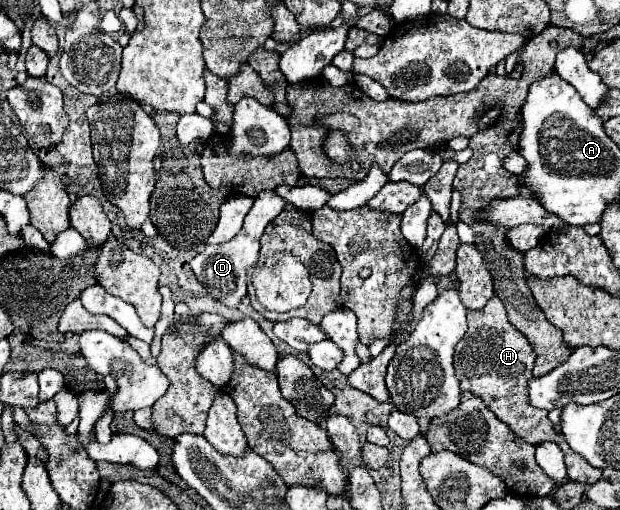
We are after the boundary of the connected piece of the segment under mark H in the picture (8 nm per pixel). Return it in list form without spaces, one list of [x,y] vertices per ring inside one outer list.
[[[496,295],[482,309],[468,311],[468,331],[458,341],[454,351],[454,367],[456,377],[460,381],[460,389],[480,395],[484,403],[496,413],[496,417],[506,425],[510,425],[512,431],[520,435],[526,443],[540,445],[544,441],[554,441],[564,453],[568,477],[578,483],[592,485],[602,477],[602,469],[592,467],[586,459],[582,459],[568,447],[564,435],[554,431],[554,425],[548,419],[548,411],[534,409],[534,405],[530,405],[528,381],[534,377],[532,375],[534,361],[536,361],[534,349],[530,347],[528,339],[524,339],[518,333],[518,329],[508,321],[506,309]]]

